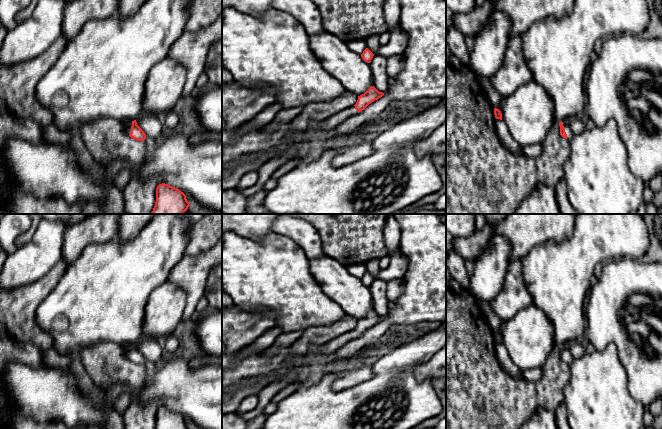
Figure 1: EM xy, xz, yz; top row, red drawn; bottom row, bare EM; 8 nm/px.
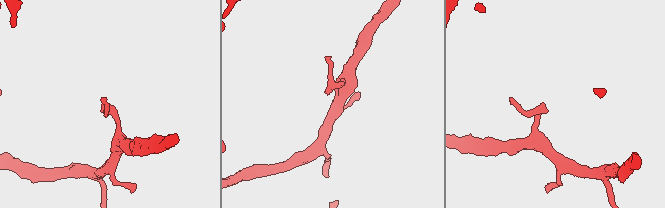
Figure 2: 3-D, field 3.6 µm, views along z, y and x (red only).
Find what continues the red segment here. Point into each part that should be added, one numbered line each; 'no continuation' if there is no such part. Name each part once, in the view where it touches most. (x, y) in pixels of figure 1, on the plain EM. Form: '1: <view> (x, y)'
1: yz (570, 359)

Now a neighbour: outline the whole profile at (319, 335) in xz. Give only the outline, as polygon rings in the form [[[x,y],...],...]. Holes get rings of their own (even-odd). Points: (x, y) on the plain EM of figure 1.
[[[345,315],[339,321],[327,326],[311,327],[303,331],[302,336],[292,345],[294,356],[303,356],[310,346],[323,345],[338,336],[354,330],[358,320],[352,316]]]

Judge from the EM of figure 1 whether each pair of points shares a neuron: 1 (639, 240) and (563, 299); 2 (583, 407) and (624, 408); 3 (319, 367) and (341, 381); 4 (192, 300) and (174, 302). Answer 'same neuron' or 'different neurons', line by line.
1: same neuron
2: same neuron
3: same neuron
4: different neurons

